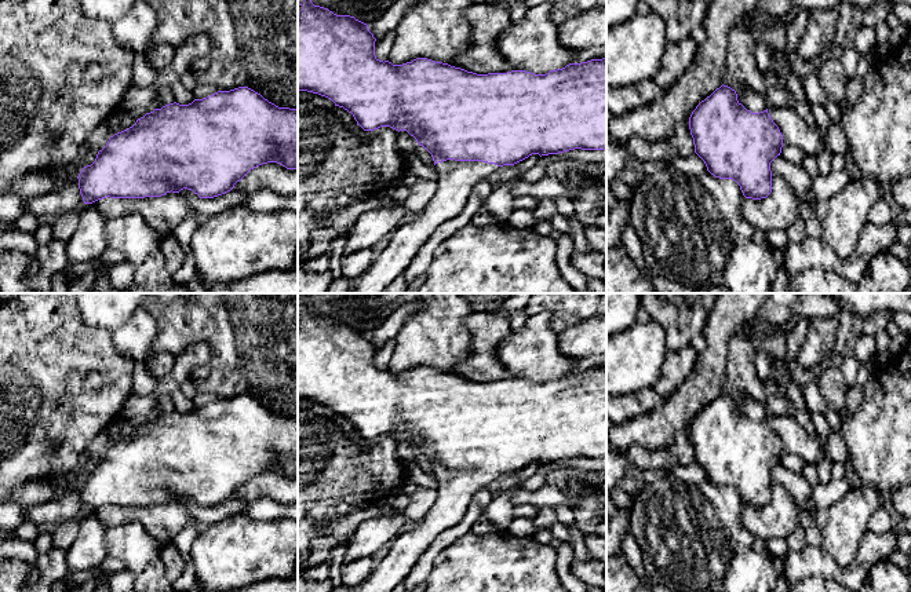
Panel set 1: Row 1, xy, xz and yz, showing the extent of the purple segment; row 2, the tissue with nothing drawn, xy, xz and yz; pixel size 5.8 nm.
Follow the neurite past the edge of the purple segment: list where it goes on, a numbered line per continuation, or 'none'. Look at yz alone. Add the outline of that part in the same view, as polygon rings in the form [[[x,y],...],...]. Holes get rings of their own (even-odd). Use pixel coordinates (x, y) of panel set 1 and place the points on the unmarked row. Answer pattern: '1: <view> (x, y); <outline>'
1: yz (795, 441); [[[792,414],[769,416],[768,421],[779,435],[784,454],[797,454],[810,464],[827,458],[823,450],[826,438],[809,435]]]

